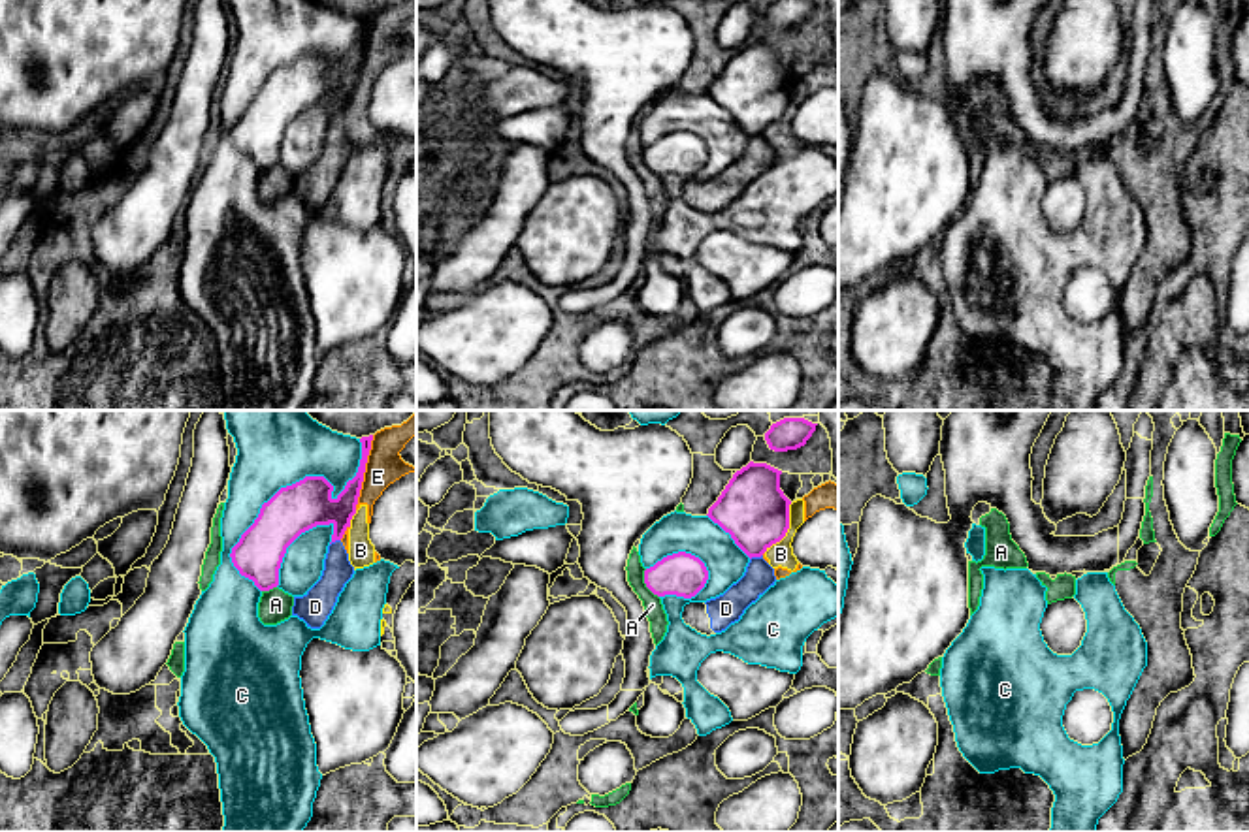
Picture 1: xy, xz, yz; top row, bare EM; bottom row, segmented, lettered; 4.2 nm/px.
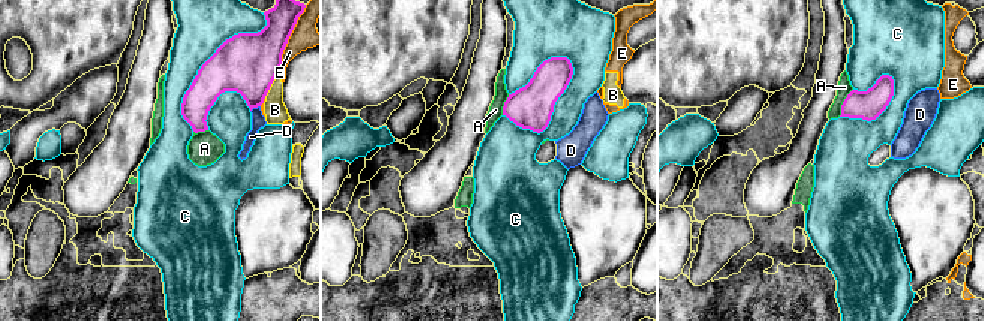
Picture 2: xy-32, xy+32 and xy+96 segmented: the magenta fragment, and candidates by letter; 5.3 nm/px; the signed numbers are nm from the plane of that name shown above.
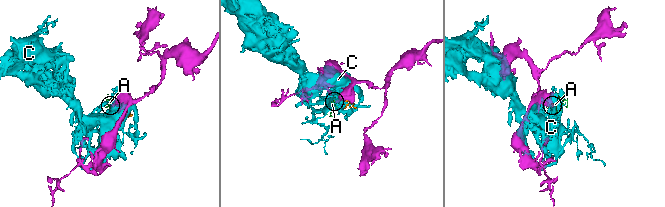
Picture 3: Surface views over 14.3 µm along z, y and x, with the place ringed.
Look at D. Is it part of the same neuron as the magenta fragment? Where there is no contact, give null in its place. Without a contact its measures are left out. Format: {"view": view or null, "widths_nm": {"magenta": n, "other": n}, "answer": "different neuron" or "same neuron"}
{"view": "xz", "widths_nm": {"magenta": 300, "other": 120}, "answer": "different neuron"}

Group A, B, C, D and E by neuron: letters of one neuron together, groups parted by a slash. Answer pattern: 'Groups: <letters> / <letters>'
Groups: A / B D E / C

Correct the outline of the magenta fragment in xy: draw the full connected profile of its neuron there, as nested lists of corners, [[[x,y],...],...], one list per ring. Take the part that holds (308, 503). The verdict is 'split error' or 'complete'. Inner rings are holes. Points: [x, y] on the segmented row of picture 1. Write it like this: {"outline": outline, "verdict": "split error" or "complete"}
{"outline": [[[373,435],[360,439],[362,459],[358,472],[335,499],[332,497],[333,486],[324,476],[305,476],[292,486],[281,488],[262,504],[258,518],[230,553],[241,576],[252,580],[260,591],[269,591],[279,585],[279,568],[286,548],[301,533],[332,523],[332,542],[343,538],[356,514],[371,440]]], "verdict": "complete"}

